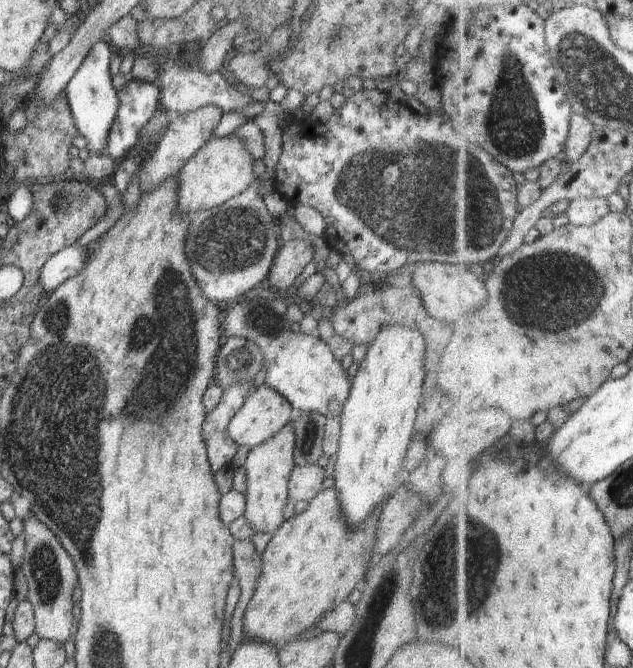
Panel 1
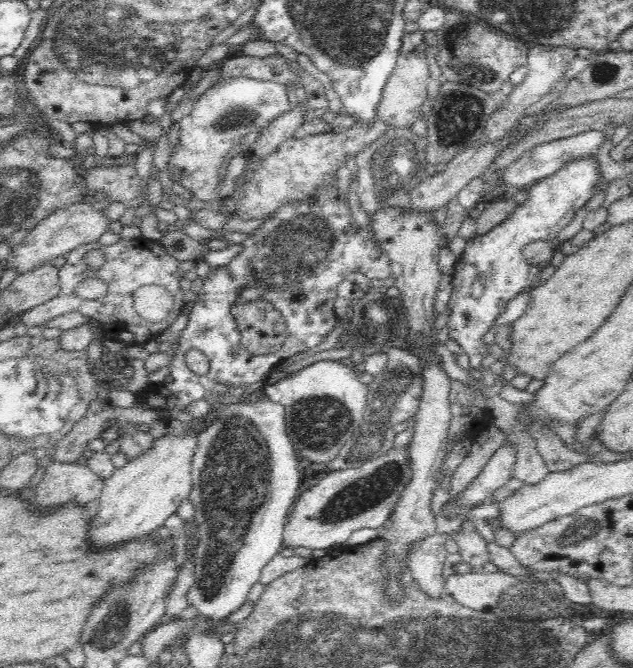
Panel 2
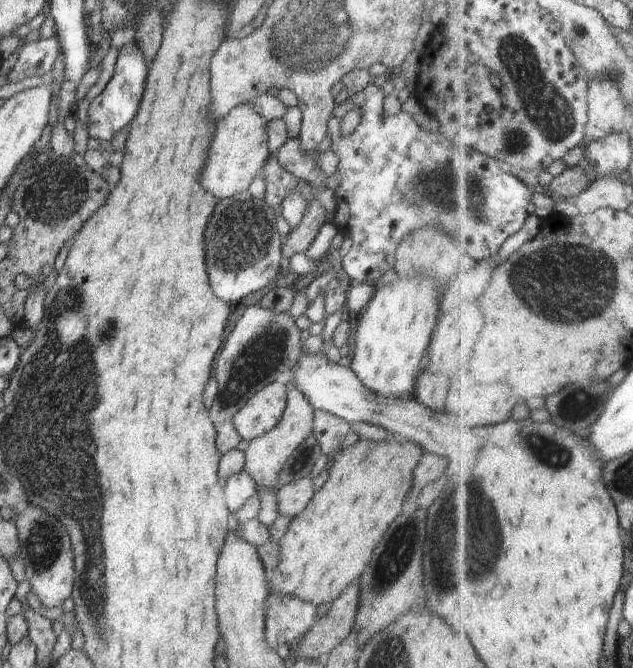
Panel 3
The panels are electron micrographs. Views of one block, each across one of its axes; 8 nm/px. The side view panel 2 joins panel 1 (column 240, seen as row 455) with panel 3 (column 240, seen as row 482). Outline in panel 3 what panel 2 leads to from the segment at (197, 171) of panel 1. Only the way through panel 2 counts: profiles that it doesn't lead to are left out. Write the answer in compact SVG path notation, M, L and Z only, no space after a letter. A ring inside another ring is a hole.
M250 103L236 105L217 124L206 161L204 174L200 178L202 186L218 200L230 198L248 186L256 176L260 176L262 166L270 154L267 145L267 122Z

